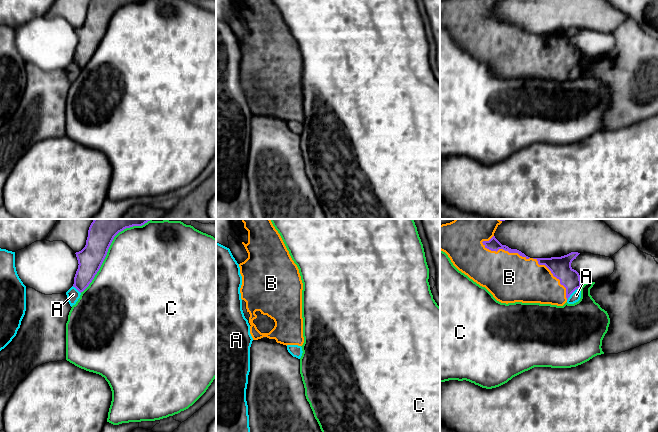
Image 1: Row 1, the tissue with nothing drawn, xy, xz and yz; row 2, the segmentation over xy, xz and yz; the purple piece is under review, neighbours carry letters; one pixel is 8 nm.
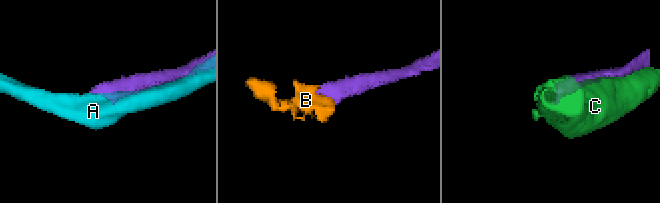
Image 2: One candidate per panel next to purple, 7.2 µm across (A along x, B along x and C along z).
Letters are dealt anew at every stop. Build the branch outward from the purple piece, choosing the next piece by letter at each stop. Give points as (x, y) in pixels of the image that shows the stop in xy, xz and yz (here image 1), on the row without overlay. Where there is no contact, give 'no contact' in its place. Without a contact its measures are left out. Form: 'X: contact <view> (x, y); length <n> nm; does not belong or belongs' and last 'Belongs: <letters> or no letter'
A: contact yz (572, 68); length 160 nm; does not belong
B: contact yz (505, 26); length 420 nm; belongs
C: contact xy (107, 26); length 750 nm; does not belong
Belongs: B

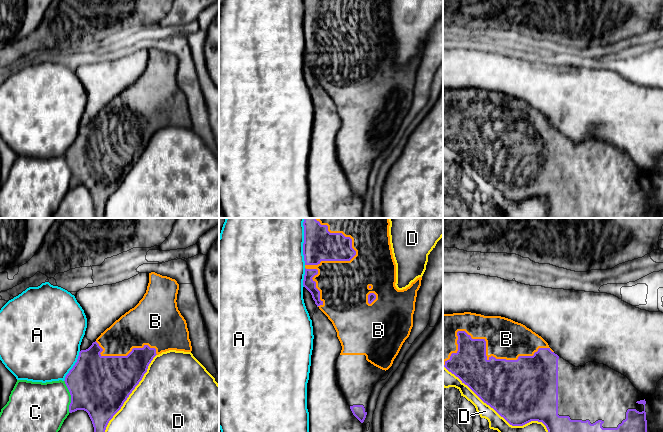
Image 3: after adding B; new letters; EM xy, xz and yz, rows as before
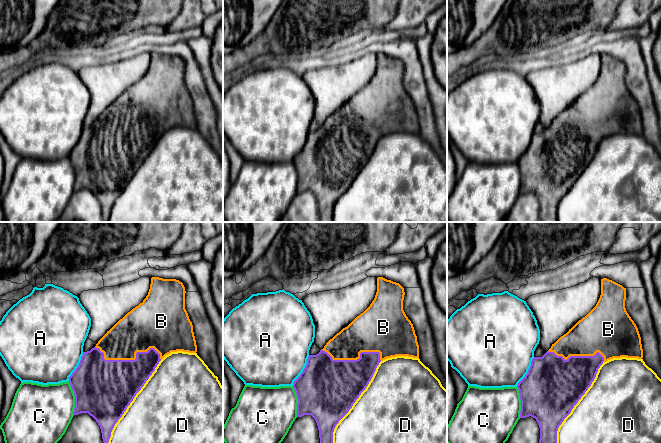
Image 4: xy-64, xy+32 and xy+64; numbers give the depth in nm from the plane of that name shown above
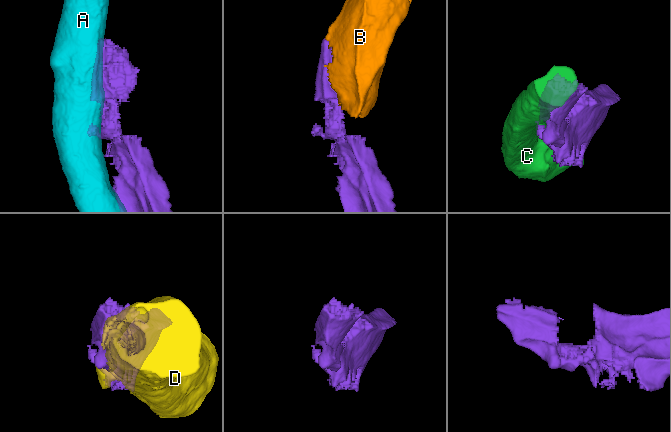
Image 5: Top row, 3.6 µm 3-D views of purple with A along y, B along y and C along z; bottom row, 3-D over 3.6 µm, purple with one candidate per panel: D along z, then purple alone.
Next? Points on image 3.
A: contact xz (303, 20); length 320 nm; does not belong
B: contact yz (485, 126); length 900 nm; belongs
C: contact xy (71, 172); length 260 nm; does not belong
D: contact yz (502, 192); length 1050 nm; does not belong
Belongs: B

